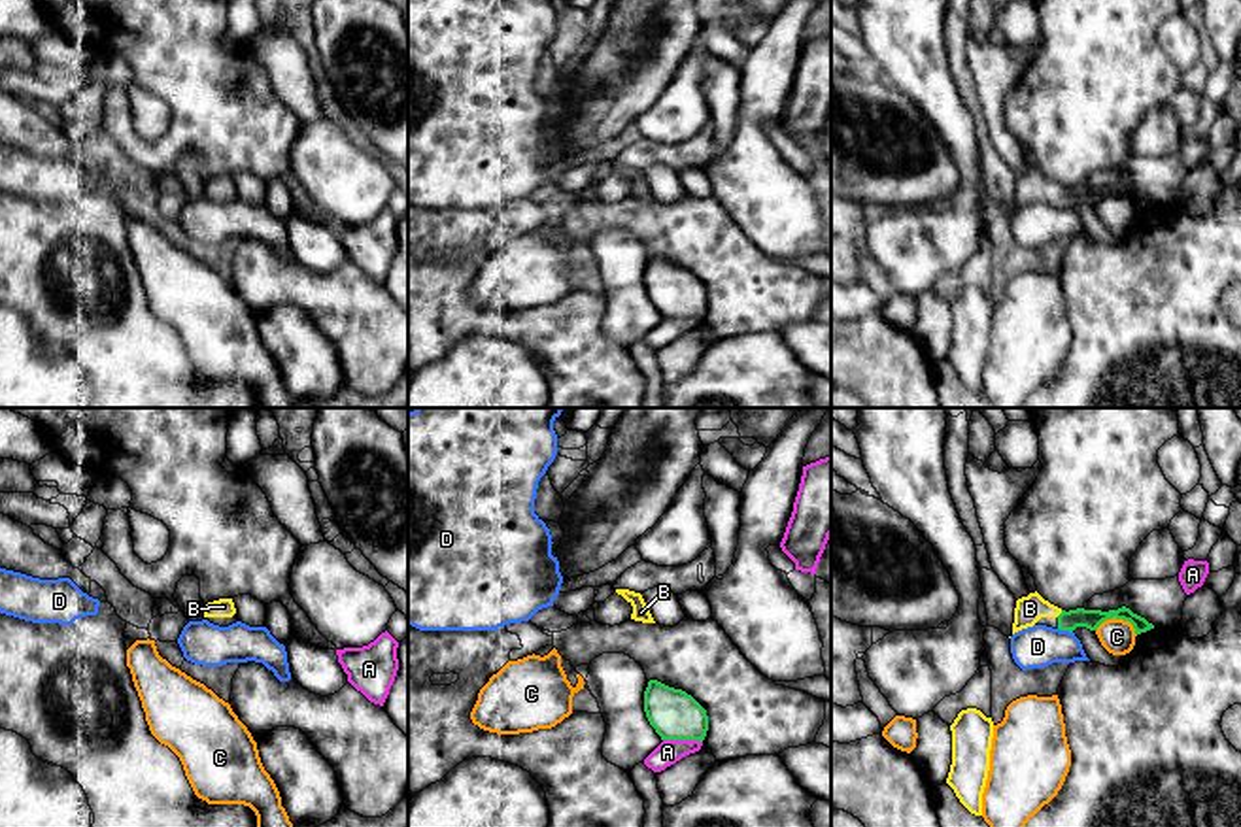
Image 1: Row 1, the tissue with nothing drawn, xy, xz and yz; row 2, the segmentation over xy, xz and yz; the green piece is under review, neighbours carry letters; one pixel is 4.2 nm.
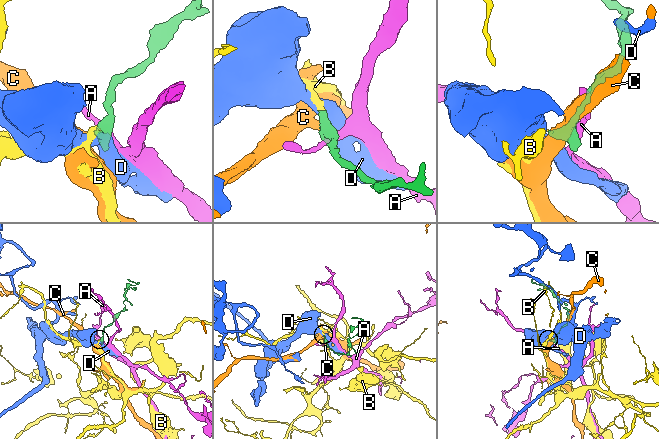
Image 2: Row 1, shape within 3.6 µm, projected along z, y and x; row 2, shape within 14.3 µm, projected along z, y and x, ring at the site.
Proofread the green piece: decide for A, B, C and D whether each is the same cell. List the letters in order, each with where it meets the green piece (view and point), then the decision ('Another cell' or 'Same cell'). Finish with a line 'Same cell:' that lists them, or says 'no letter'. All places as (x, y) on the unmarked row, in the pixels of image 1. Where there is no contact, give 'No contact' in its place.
A: Touches green at xz (682, 316). Another cell
B: Touches green at yz (1060, 191). Same cell
C: Touches green at yz (1119, 195). Another cell
D: Touches green at yz (1066, 206). Another cell
Same cell: B

